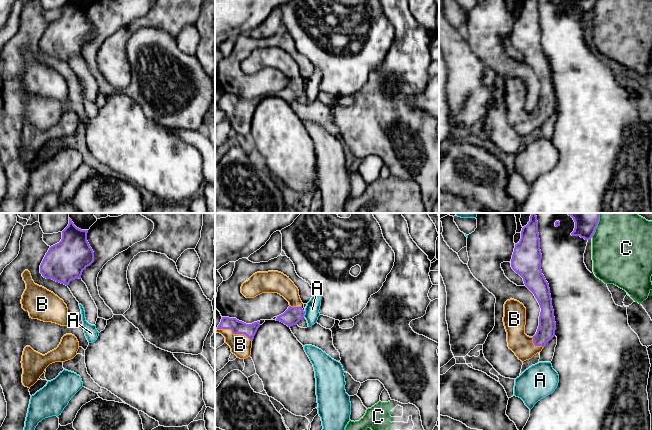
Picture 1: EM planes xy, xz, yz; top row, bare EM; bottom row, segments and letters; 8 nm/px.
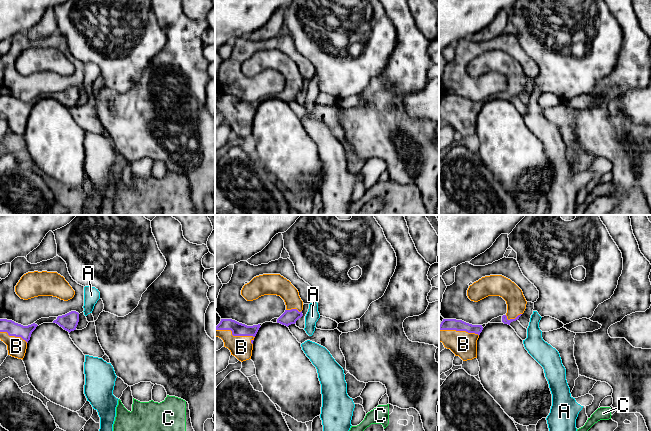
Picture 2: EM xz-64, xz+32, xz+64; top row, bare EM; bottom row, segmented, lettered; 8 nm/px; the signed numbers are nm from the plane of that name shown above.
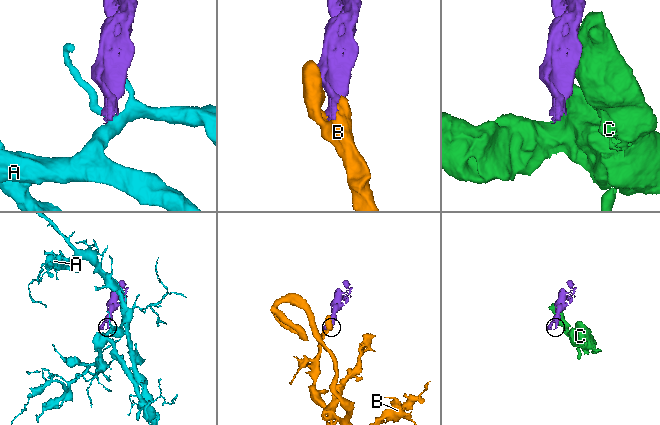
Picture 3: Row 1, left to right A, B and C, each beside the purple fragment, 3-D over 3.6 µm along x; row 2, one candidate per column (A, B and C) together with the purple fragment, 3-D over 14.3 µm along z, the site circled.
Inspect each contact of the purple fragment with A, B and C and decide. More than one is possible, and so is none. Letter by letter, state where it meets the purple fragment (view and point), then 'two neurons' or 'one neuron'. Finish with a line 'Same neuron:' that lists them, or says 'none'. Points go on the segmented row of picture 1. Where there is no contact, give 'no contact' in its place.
A: xz (304, 314) | two neurons
B: xz (234, 333) | one neuron
C: yz (596, 225) | two neurons
Same neuron: B

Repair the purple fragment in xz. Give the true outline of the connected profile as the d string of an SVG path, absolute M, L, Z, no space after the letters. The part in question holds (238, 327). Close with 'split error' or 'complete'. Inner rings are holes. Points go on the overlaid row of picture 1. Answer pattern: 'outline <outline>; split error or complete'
outline M222 317L216 332L225 337L225 343L237 358L246 359L251 355L252 341L259 327L259 321L246 324L236 318Z; split error

